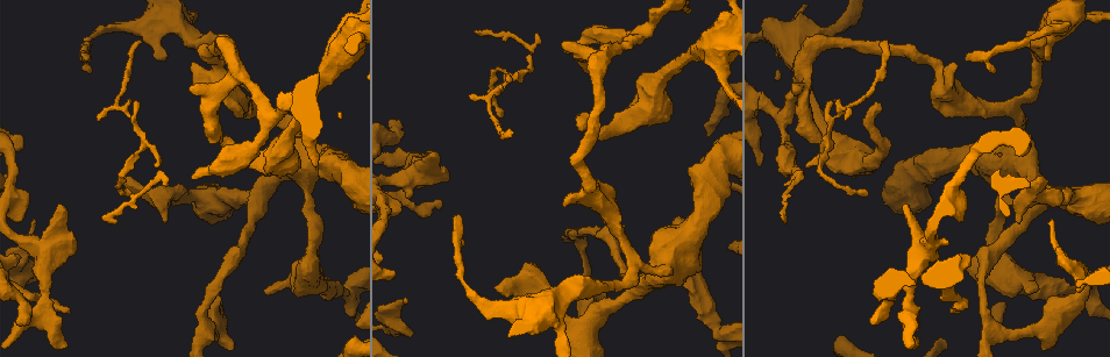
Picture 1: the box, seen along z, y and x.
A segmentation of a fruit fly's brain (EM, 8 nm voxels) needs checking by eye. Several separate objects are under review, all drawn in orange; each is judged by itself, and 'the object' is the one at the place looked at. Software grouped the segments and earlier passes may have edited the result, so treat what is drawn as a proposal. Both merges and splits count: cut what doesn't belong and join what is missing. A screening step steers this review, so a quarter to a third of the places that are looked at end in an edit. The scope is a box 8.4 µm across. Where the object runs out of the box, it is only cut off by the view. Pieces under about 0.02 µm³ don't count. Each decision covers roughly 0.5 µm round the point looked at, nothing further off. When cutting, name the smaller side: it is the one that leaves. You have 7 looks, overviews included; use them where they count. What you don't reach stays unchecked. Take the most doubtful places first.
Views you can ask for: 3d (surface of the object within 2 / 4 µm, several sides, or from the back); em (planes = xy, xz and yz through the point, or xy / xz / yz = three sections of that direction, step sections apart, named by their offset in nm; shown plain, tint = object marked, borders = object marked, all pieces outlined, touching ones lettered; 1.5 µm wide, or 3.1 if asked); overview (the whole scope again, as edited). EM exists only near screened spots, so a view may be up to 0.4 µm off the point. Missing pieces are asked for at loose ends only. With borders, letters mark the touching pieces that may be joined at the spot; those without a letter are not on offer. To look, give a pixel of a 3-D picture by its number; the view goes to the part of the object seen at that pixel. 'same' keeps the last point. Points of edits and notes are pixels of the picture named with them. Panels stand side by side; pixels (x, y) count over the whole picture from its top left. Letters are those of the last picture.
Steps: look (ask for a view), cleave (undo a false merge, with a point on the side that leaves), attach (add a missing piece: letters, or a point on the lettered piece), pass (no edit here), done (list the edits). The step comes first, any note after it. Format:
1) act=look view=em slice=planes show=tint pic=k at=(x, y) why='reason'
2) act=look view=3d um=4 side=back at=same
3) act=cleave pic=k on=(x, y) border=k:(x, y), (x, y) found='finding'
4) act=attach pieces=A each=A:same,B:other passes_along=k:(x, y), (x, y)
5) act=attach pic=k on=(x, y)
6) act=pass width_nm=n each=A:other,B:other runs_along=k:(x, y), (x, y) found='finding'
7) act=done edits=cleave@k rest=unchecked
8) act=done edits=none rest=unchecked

act=look view=em slice=yz step=8 show=tint pic=1 at=(441, 205) why='branch stops here'

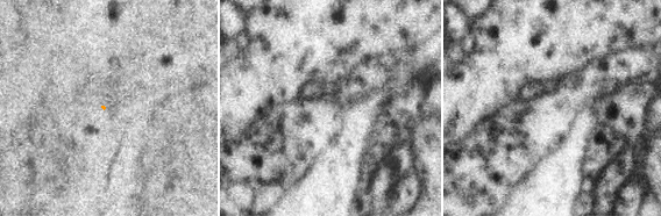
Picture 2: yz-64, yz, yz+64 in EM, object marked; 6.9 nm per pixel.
act=look view=em slice=planes show=borders at=same

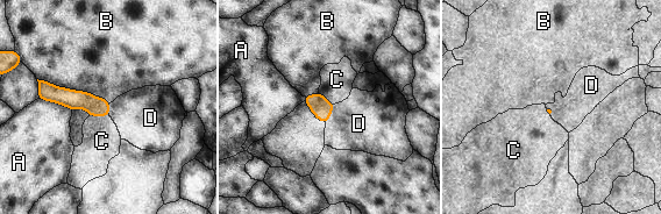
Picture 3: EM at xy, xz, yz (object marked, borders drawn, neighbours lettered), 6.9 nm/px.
act=pass longest_contact=B:550nm each=A:other,B:other,C:other,D:other runs_along=3:(42, 84), (106, 112) found='none of them fits'

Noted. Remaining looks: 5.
act=look view=em slice=xy step=4 show=borders pic=1 at=(885, 43) why='thin end'

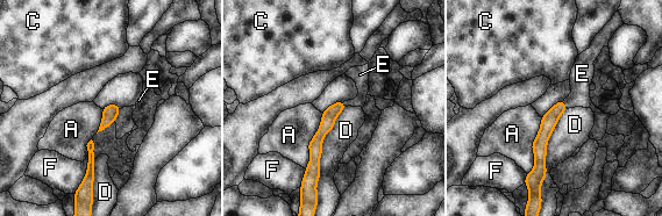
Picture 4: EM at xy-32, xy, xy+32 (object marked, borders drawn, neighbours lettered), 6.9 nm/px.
act=look view=em slice=xz step=4 show=borders at=same why='another direction'

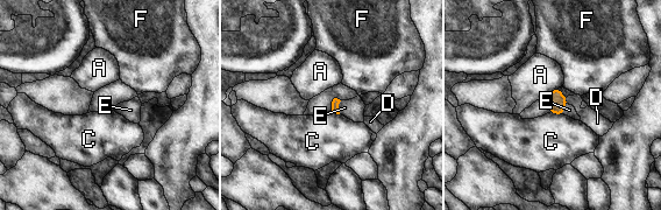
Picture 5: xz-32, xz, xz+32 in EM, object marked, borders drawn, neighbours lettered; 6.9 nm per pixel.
act=attach pieces=E each=A:other,C:other,D:other,E:same,F:other passes_along=5:(335, 102), (338, 107), (354, 109) found='the neuron continues'

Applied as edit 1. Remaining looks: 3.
act=look view=overview why='redraw'

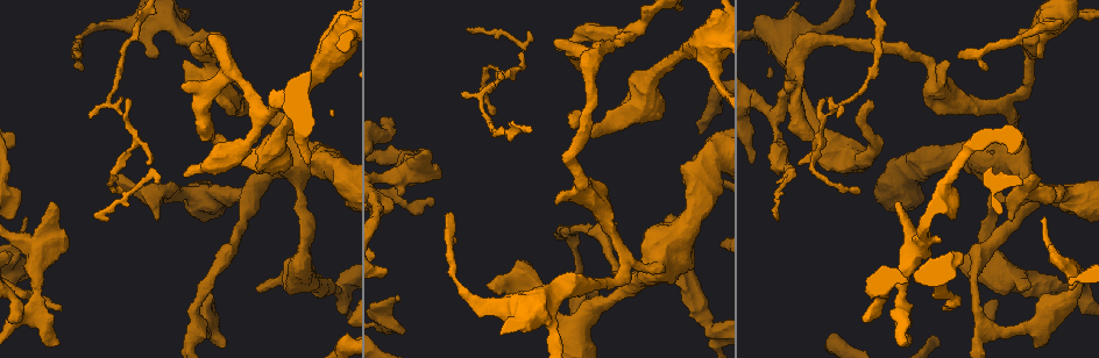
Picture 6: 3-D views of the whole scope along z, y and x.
act=look view=em slice=planes show=tint pic=6 at=(183, 174) why='free end'

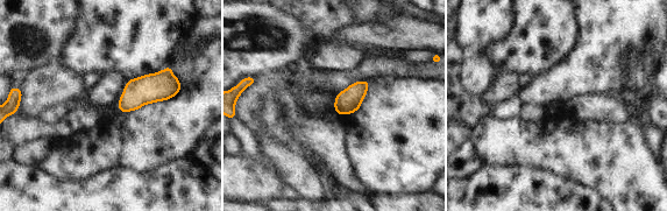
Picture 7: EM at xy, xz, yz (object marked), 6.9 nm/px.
act=look view=em slice=planes show=borders at=same why='what lies round it'

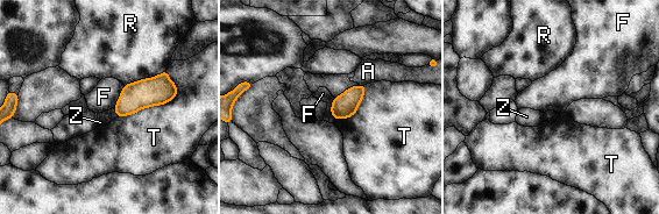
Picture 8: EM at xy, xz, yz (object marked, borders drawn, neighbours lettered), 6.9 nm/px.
act=pass longest_contact=T:480nm each=A:other,F:other,R:other,T:other,Z:other found='no lettered piece goes on from it'

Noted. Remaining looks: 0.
act=done edits=attach@5 rest=unchecked

